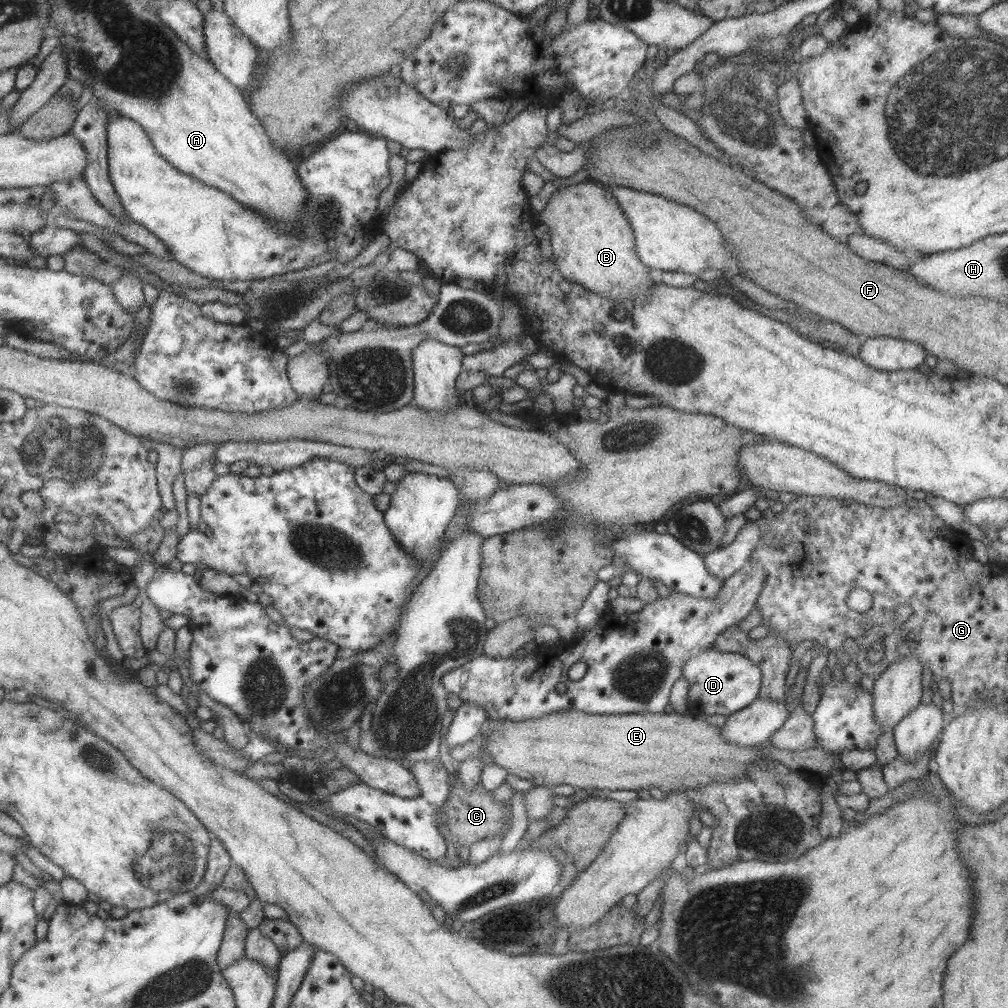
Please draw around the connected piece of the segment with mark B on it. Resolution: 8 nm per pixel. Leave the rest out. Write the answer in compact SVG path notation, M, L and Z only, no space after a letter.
M591 180L559 188L548 198L545 207L538 213L549 234L555 266L569 283L578 283L585 291L595 295L609 296L613 300L635 300L645 295L653 286L649 267L643 265L635 253L633 229L619 208L610 188L600 188Z

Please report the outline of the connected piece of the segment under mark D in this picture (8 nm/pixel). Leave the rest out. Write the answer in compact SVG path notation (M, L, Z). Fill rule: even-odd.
M713 643L701 649L699 654L683 661L681 674L689 682L687 700L701 714L727 716L749 706L757 698L761 686L761 669L739 653L717 651Z

